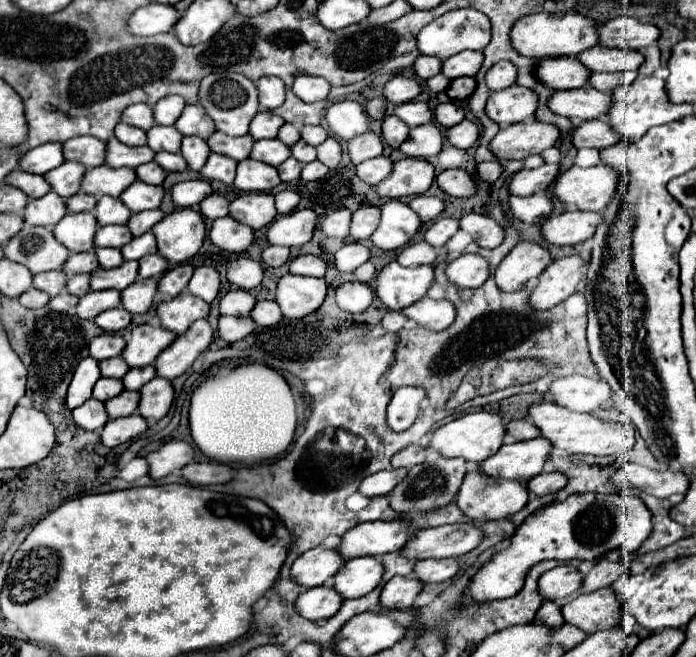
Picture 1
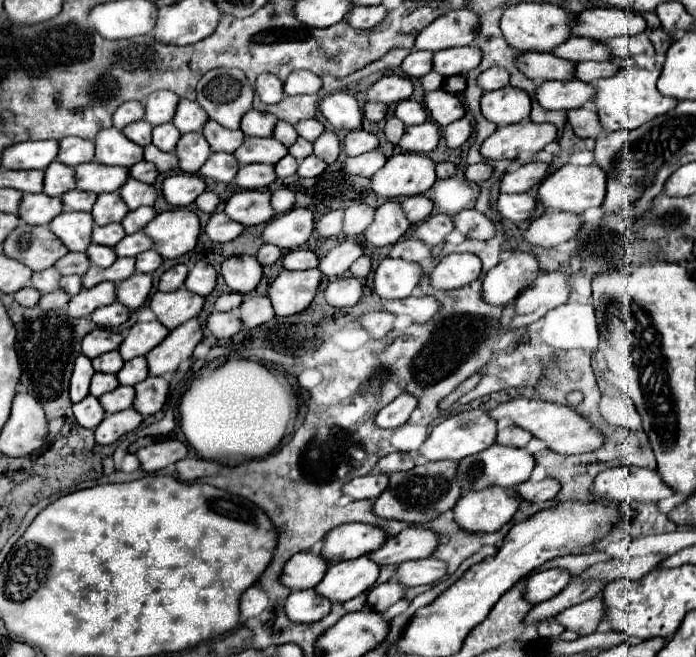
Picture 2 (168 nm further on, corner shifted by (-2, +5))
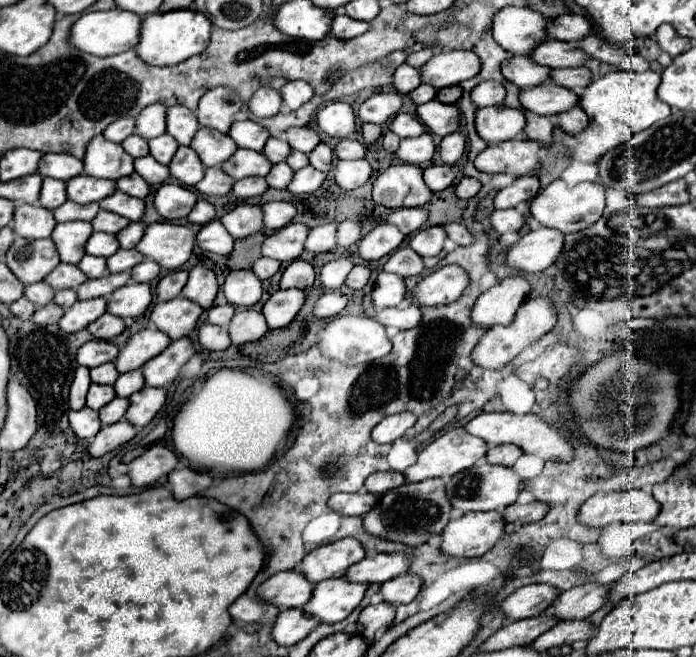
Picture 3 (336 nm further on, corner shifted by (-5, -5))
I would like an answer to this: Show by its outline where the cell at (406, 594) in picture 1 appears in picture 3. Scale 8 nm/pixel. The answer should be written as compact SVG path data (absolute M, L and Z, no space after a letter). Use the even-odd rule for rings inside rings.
M378 603L378 605L368 605L366 609L362 609L360 619L356 623L356 631L366 637L372 639L374 633L382 627L390 627L394 621L396 611L392 609L392 605L388 603Z

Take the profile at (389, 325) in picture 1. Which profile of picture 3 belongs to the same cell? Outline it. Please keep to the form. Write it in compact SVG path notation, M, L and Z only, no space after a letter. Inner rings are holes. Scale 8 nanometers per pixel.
M338 315L326 321L324 327L320 329L318 349L328 359L336 359L346 365L360 365L360 363L368 363L368 361L388 355L392 349L392 343L386 335L384 325L380 325L376 319L358 317L358 315Z

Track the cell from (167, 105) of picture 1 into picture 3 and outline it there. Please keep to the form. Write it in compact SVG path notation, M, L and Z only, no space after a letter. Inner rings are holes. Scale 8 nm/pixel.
M162 103L148 105L136 117L136 133L144 139L152 139L166 133L166 107Z

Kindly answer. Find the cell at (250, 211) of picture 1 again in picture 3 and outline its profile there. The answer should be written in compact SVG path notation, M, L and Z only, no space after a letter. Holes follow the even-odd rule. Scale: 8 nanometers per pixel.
M246 203L226 213L220 221L234 239L244 239L252 233L258 233L264 227L262 209L258 205L246 205Z

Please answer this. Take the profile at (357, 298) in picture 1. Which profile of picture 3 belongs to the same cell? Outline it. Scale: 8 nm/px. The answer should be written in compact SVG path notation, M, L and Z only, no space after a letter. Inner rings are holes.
M336 291L334 293L324 293L316 301L312 313L318 319L332 319L332 317L336 317L336 315L342 313L342 309L346 307L346 303L348 303L348 297L344 297L342 293L336 293Z

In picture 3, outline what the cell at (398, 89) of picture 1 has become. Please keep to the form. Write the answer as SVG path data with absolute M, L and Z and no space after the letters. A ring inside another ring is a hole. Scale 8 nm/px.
M396 91L390 93L376 93L366 99L358 109L358 119L362 123L376 123L384 125L392 115L398 113L402 107L402 97Z

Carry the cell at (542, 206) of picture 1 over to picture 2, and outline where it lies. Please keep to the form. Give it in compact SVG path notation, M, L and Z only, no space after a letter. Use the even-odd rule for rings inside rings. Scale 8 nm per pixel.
M503 193L497 201L497 211L505 219L517 223L517 221L529 219L535 205L537 205L537 199L533 193L521 193L521 195L505 195Z

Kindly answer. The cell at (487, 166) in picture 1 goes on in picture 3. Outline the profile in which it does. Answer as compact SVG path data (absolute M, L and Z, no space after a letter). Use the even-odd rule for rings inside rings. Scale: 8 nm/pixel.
M464 177L458 185L456 185L456 197L458 199L464 199L464 201L468 201L468 199L472 199L478 191L480 191L480 181L476 181L476 179L470 179L470 177Z

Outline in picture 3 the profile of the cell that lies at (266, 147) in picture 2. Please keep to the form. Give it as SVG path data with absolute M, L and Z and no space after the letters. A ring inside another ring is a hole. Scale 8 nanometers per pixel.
M238 149L226 163L222 165L224 173L232 179L244 179L244 177L266 177L272 169L272 163L258 151L250 149Z

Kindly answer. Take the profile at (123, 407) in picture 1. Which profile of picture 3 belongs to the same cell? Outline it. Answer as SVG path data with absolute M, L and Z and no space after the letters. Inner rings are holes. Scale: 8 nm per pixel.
M122 397L112 399L108 405L104 405L104 407L98 411L98 413L100 413L100 421L102 421L102 425L116 423L116 421L124 419L126 409L128 409L128 399L122 399Z

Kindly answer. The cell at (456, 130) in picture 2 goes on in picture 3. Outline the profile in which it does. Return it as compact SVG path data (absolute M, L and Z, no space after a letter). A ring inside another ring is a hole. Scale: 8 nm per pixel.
M460 131L446 135L442 139L442 143L440 143L440 157L442 157L442 161L446 165L454 165L462 157L464 145L466 145L466 139L464 139L464 135Z

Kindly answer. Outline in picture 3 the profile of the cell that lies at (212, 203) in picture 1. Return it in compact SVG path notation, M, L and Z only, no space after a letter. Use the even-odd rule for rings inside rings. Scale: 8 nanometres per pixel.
M198 199L196 201L196 205L192 207L192 211L188 213L188 221L190 223L198 223L198 225L206 225L206 223L210 223L212 219L214 219L214 215L216 215L216 211L214 211L214 207L206 201L206 199Z

